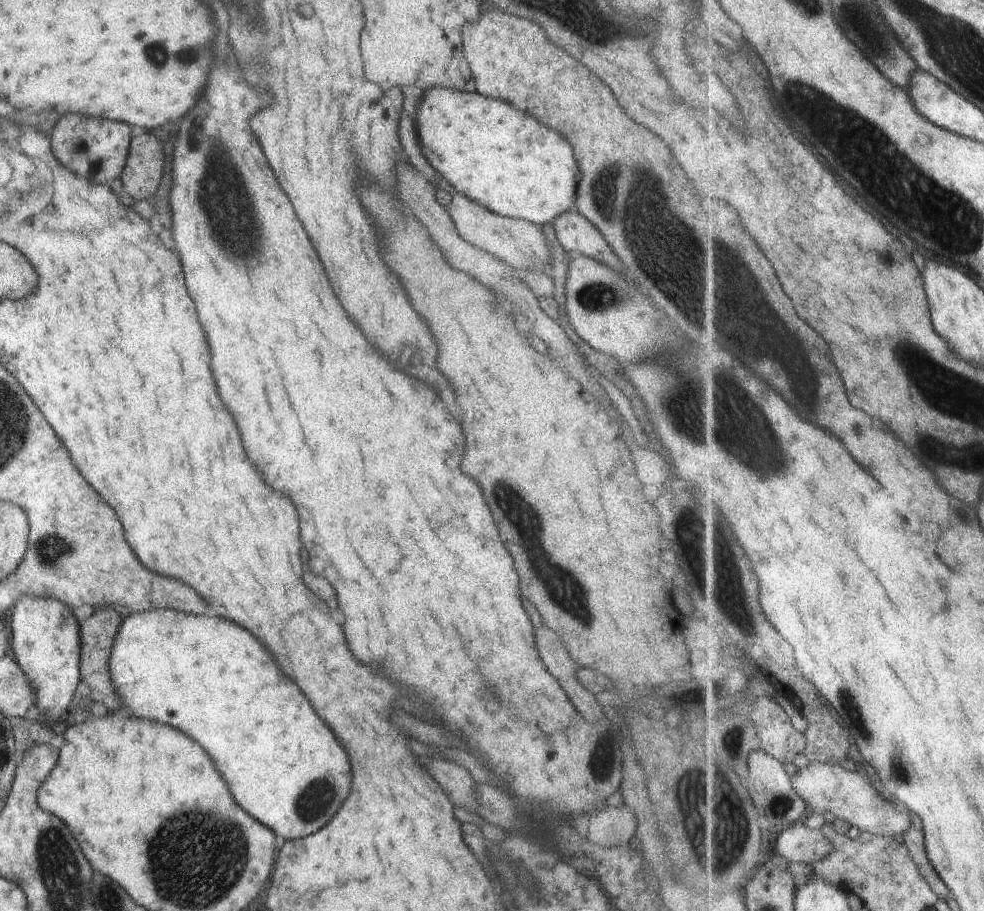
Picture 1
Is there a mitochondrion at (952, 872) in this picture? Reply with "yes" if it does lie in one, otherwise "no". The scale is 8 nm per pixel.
no

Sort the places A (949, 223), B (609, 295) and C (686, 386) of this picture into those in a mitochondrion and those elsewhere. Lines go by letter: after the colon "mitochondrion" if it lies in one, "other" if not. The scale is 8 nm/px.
A: mitochondrion
B: mitochondrion
C: mitochondrion

